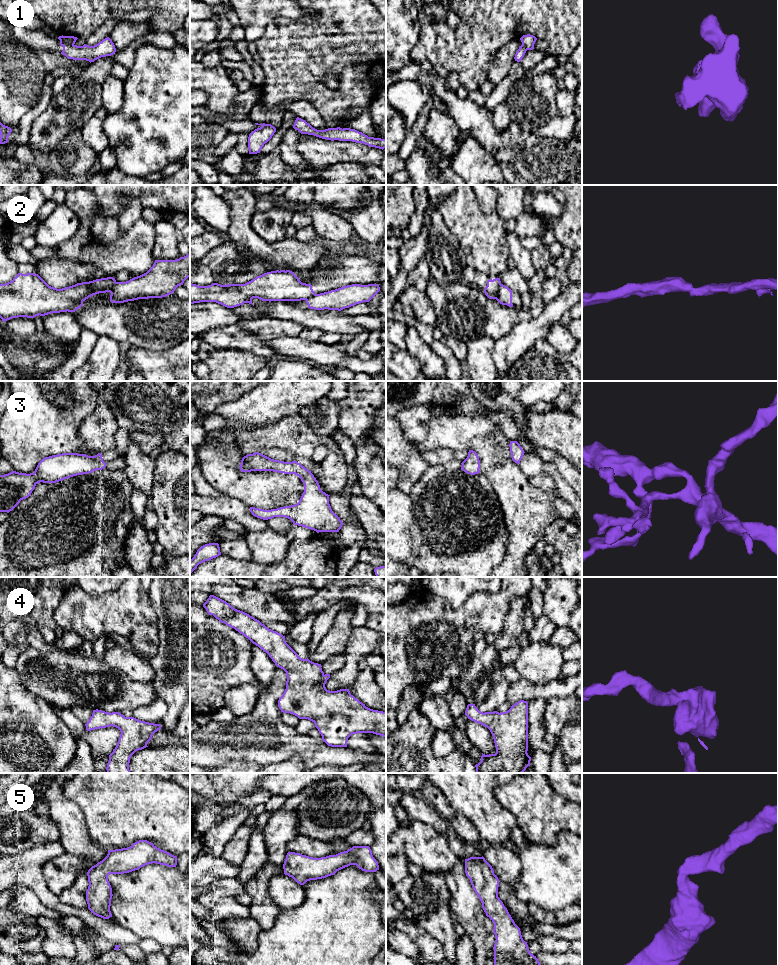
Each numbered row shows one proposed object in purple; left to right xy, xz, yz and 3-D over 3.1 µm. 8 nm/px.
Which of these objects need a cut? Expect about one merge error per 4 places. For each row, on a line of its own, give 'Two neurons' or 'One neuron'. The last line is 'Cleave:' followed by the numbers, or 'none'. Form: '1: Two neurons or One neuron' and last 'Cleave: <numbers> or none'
1: Two neurons
2: Two neurons
3: One neuron
4: One neuron
5: One neuron
Cleave: 1, 2

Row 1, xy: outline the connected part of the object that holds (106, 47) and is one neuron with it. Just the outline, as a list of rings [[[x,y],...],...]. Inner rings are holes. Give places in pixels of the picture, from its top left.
[[[109,37],[94,46],[86,44],[77,46],[62,41],[60,41],[60,45],[63,47],[61,54],[65,55],[68,59],[86,60],[90,63],[101,57],[111,56],[116,52],[115,45]]]

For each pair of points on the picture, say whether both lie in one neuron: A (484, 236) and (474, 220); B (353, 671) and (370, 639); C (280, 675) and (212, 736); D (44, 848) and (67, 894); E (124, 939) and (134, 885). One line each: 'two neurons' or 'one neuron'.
A: one neuron
B: one neuron
C: one neuron
D: two neurons
E: two neurons

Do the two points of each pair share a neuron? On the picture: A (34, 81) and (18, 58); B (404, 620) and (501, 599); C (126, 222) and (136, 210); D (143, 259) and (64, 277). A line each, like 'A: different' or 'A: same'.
A: same
B: same
C: same
D: different

